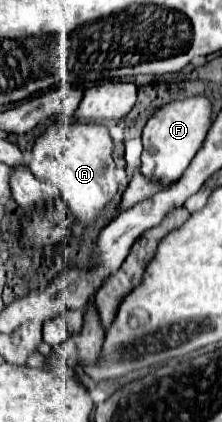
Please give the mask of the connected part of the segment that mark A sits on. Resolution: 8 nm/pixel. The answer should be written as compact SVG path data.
M54 121L46 131L36 139L32 149L32 159L28 163L30 171L38 177L40 183L50 183L60 191L60 197L68 203L70 211L78 217L74 235L80 235L82 223L94 221L98 213L112 201L112 195L118 189L114 177L112 161L112 137L108 127L98 123L76 123L76 121Z

